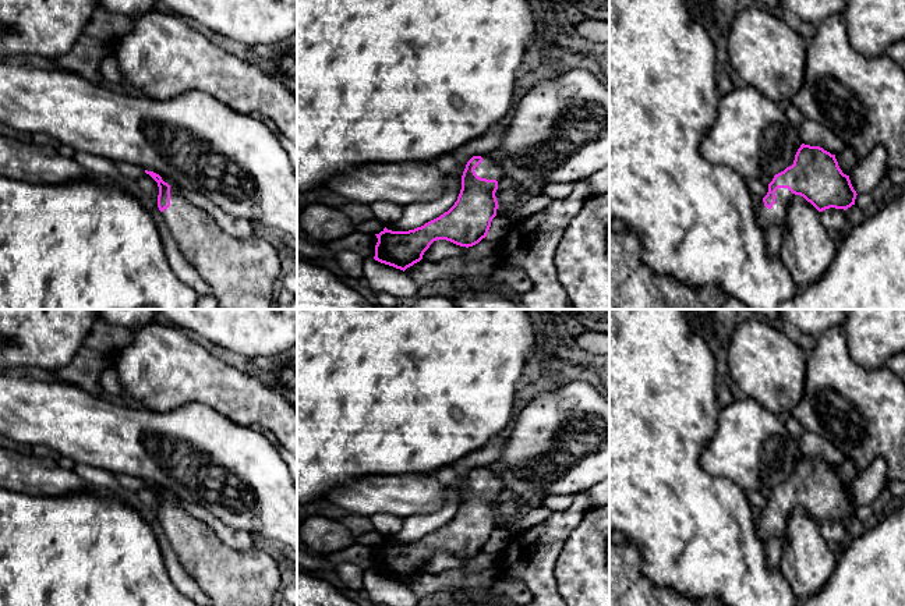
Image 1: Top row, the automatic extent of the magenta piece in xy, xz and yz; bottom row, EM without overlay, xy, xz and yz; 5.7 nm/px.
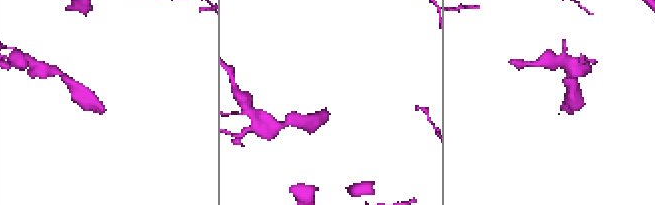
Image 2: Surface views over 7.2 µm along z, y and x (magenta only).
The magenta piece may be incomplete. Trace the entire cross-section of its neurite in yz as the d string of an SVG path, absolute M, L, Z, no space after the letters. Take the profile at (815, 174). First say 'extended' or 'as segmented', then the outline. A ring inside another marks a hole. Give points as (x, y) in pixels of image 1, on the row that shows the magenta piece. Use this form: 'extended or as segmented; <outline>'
extended; M802 143L793 164L774 176L757 210L764 231L771 224L784 224L786 209L795 195L803 196L819 212L830 208L846 210L855 205L856 191L849 176L838 166L835 155L820 146Z

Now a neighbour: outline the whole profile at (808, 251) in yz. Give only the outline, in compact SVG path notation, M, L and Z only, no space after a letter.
M795 195L785 215L779 258L798 290L819 281L837 256L837 245L820 222L820 212Z

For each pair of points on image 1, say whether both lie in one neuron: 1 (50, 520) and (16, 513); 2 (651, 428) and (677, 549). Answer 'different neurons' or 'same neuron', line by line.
1: same neuron
2: same neuron

